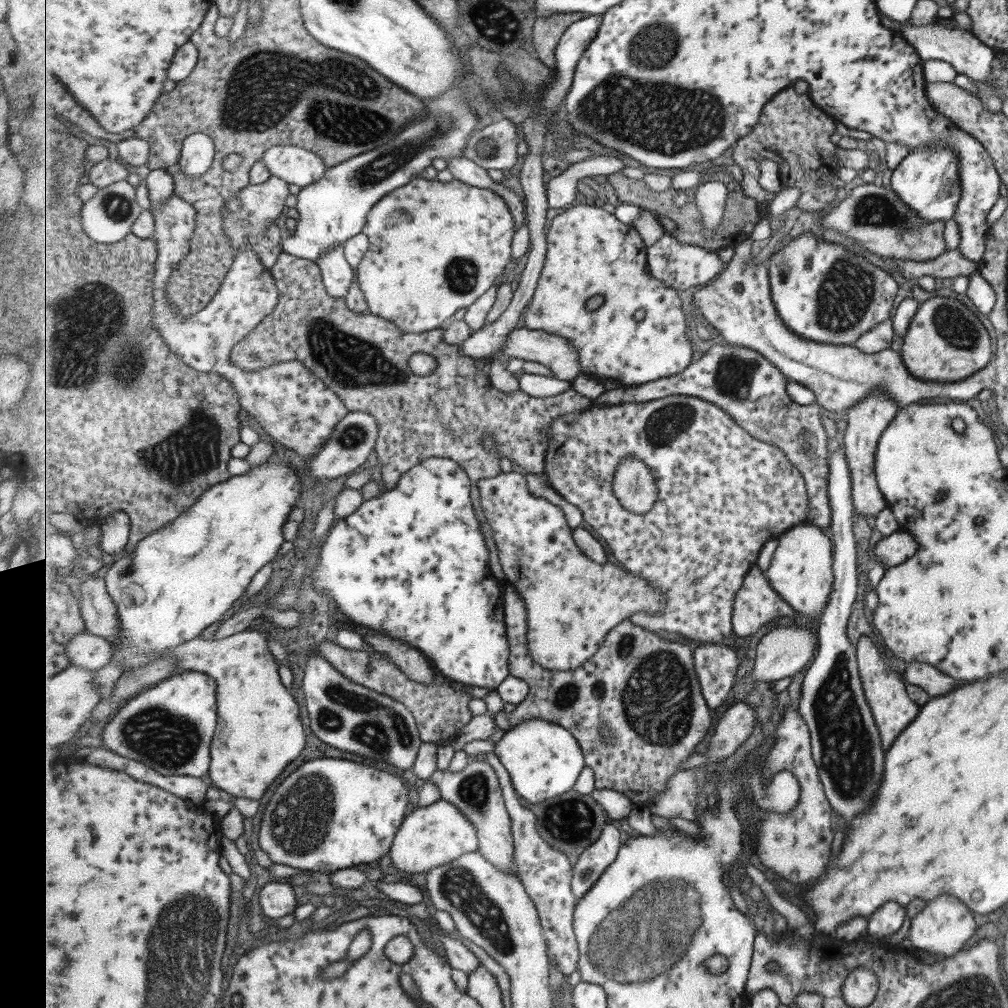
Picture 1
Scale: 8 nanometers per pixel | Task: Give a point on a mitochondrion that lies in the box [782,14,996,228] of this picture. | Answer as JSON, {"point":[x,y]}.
{"point":[950,186]}

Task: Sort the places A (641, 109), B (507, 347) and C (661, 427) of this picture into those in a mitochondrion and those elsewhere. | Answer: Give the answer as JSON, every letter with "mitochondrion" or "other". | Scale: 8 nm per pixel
{"A":"mitochondrion","B":"other","C":"mitochondrion"}

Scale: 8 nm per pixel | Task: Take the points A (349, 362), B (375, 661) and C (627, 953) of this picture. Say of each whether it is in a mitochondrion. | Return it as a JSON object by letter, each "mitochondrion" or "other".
{"A":"mitochondrion","B":"mitochondrion","C":"mitochondrion"}

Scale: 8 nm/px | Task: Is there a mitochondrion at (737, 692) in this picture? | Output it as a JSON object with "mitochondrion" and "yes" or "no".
{"mitochondrion":"no"}

